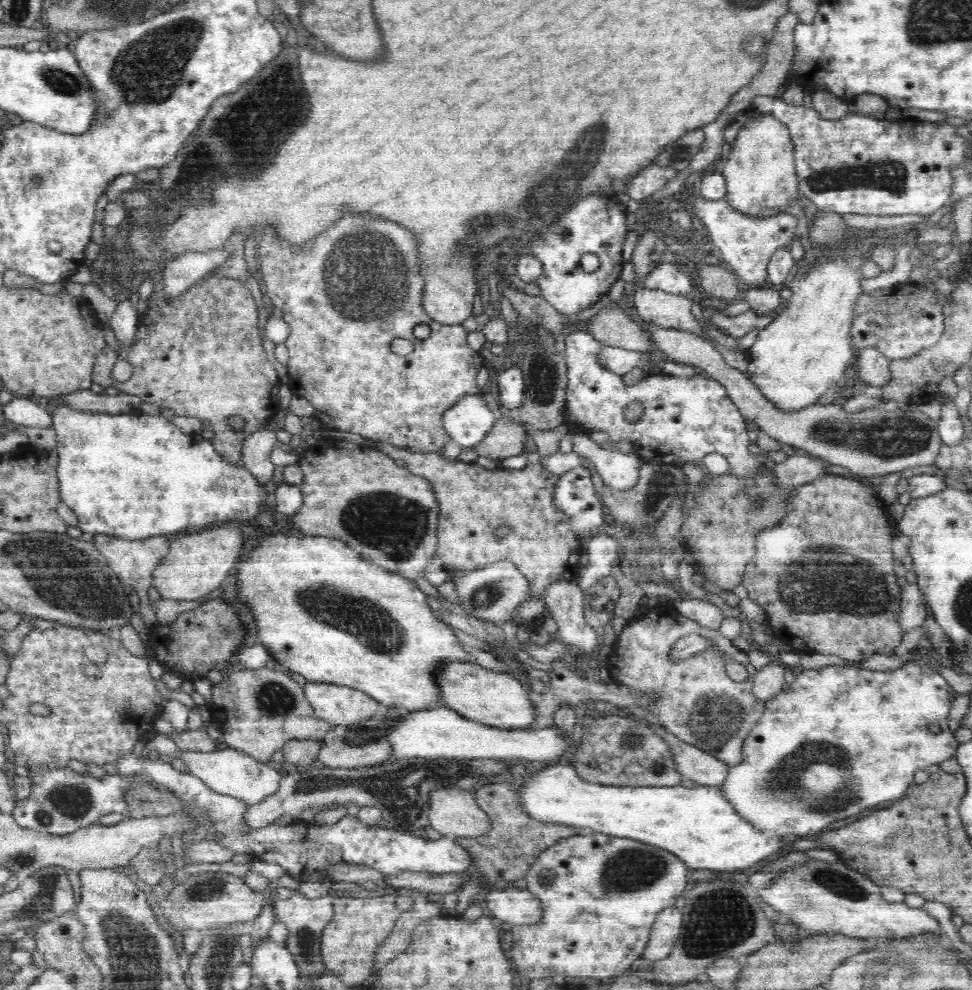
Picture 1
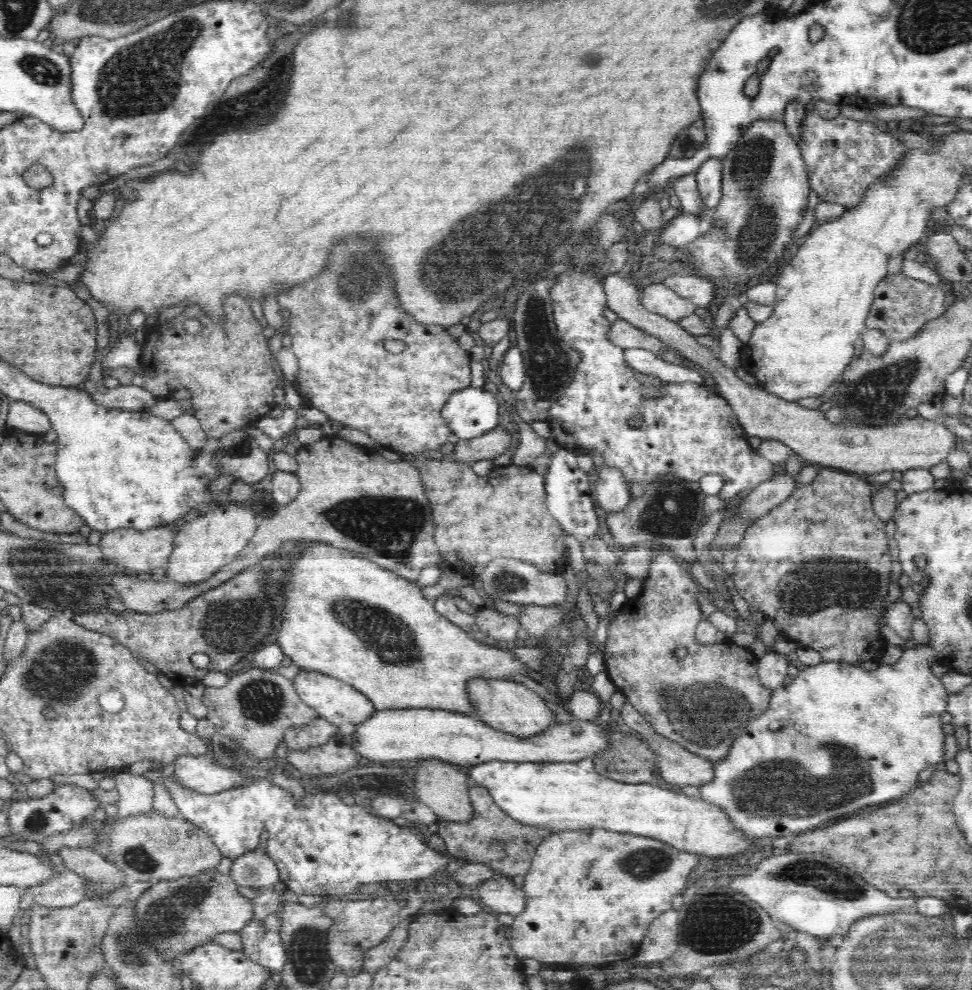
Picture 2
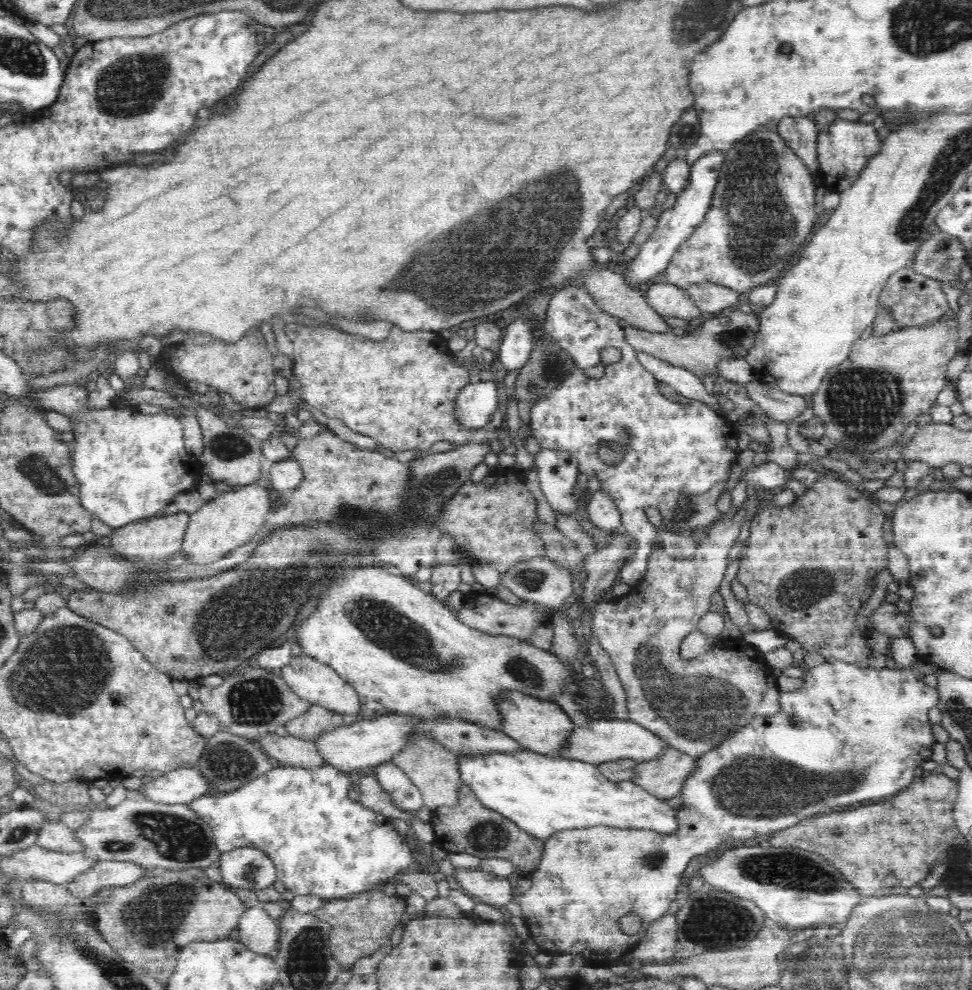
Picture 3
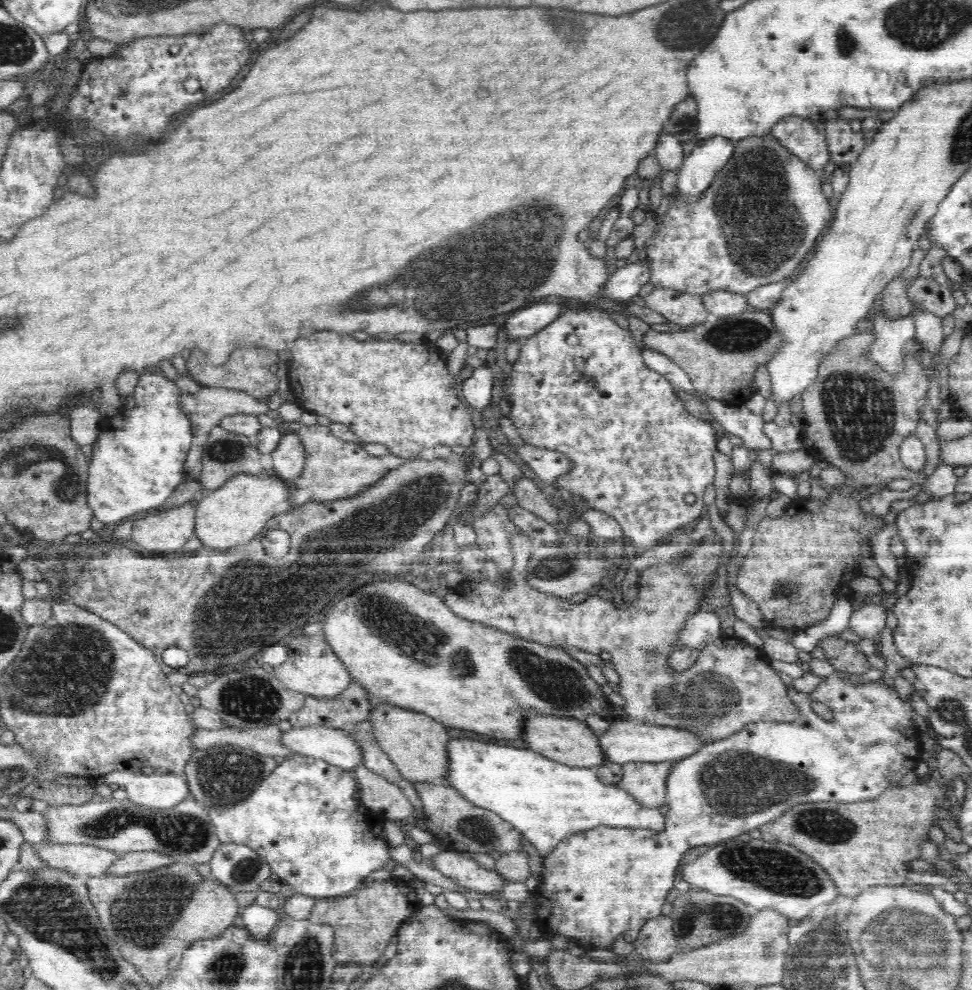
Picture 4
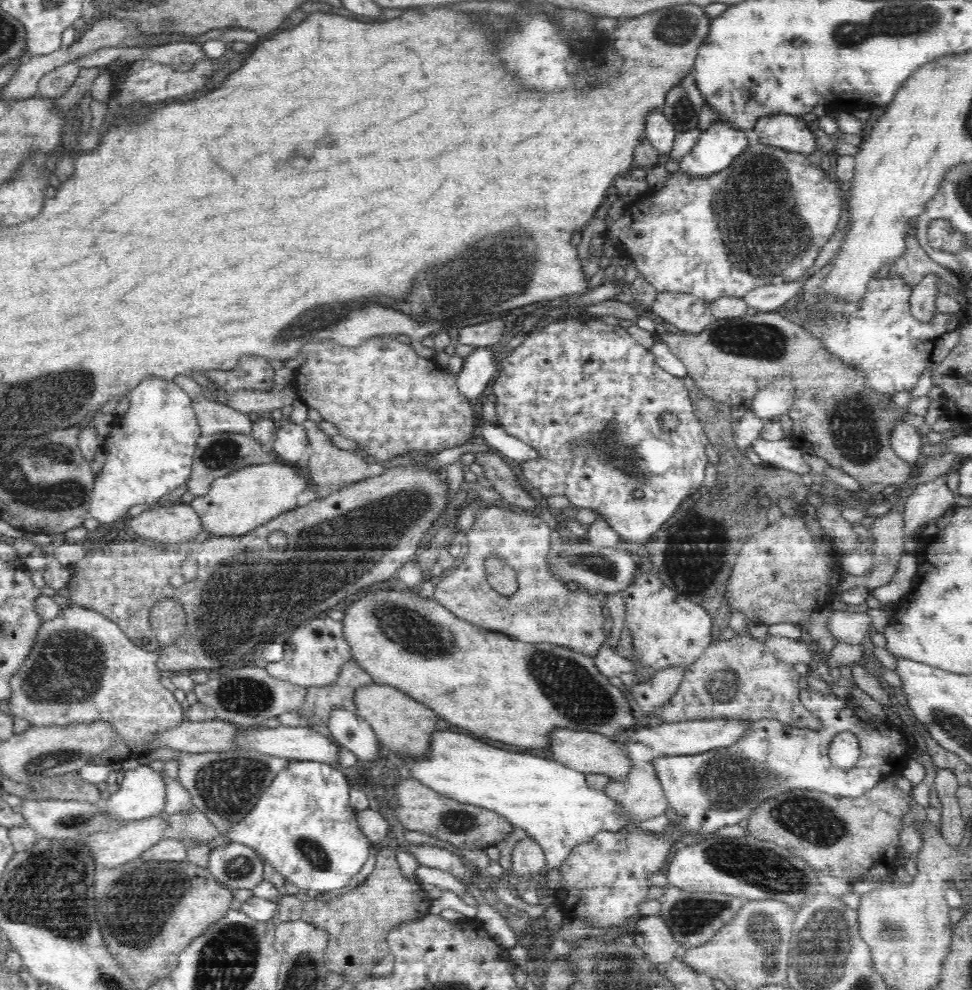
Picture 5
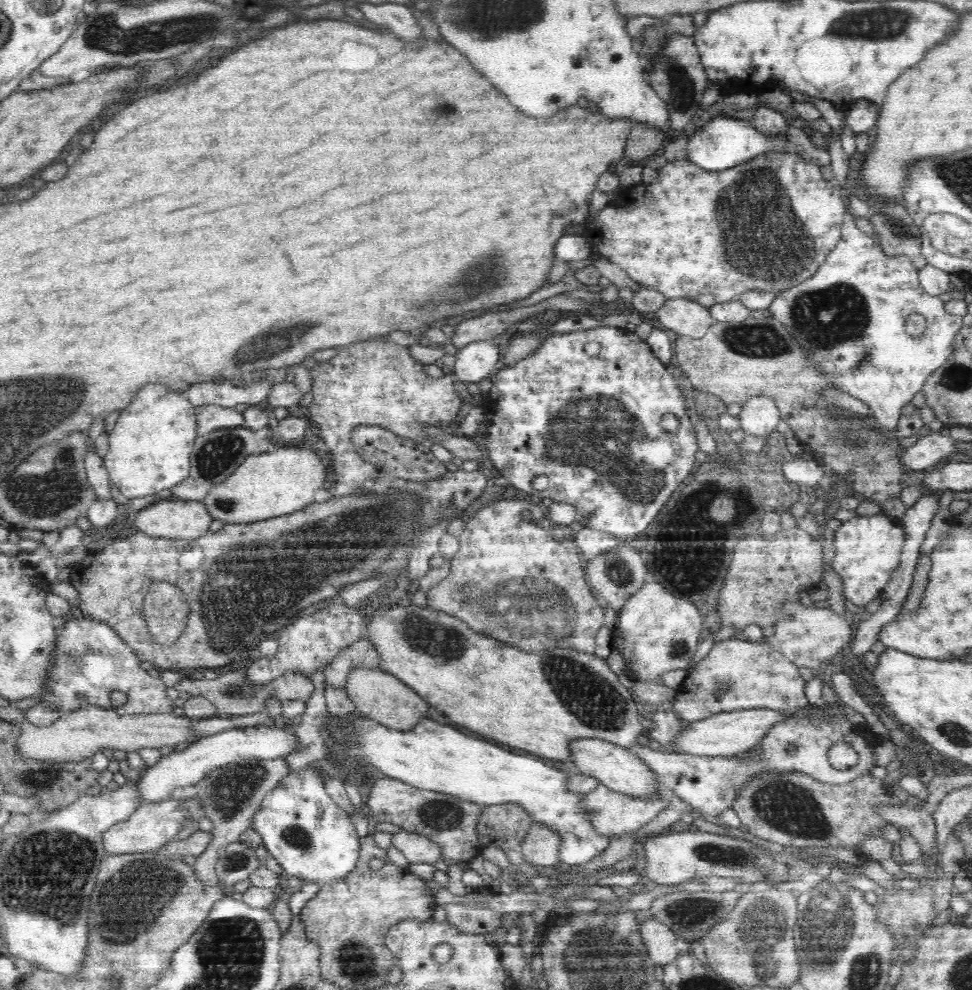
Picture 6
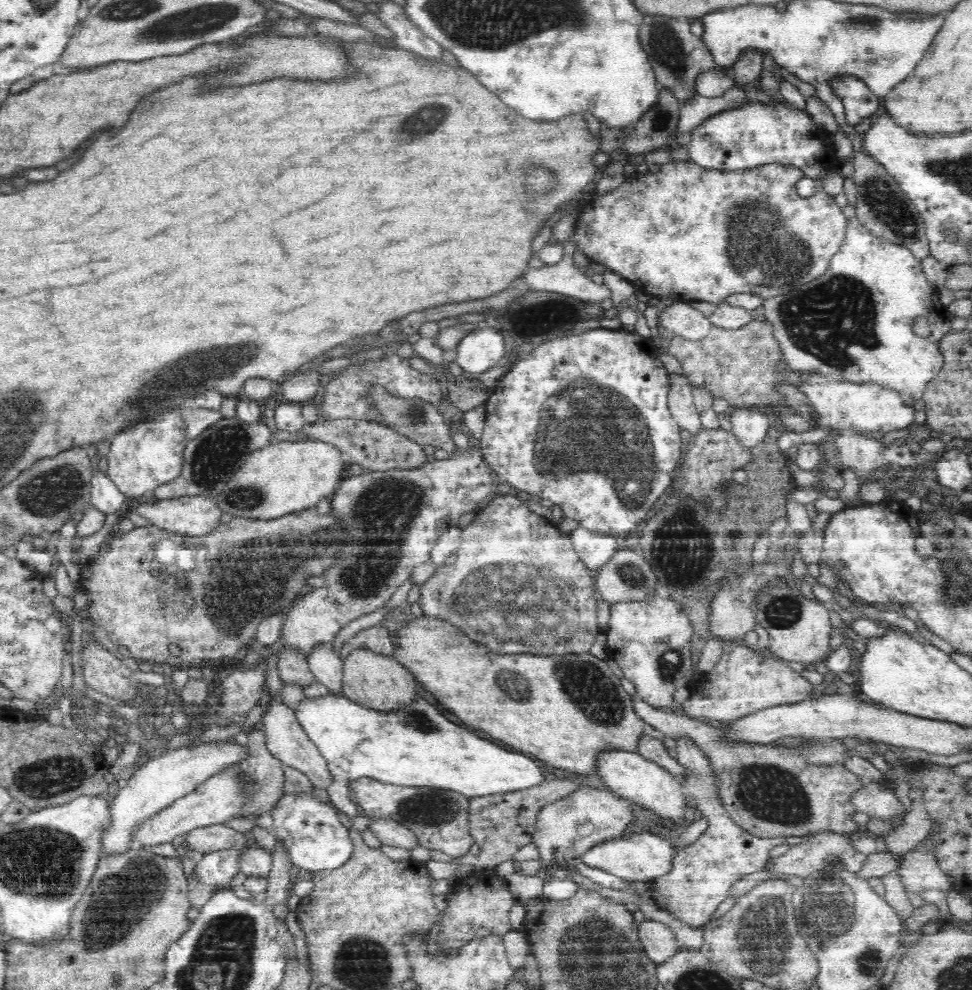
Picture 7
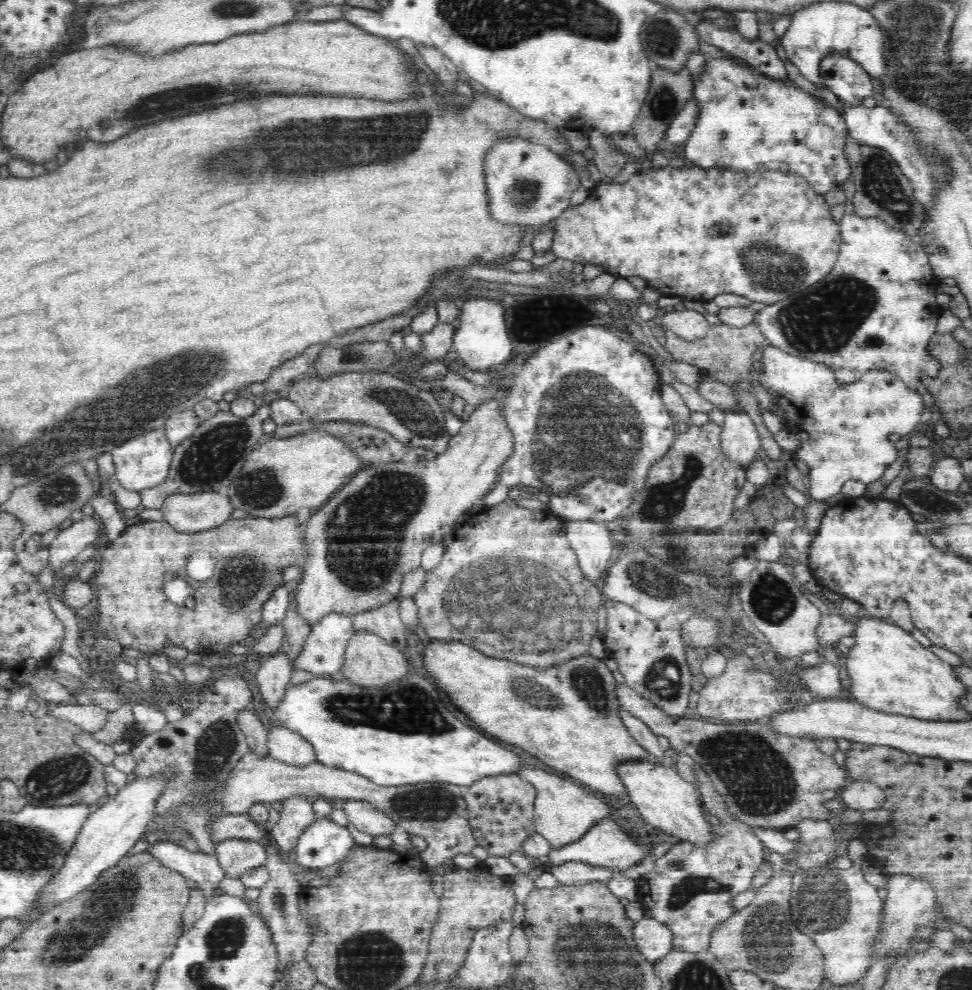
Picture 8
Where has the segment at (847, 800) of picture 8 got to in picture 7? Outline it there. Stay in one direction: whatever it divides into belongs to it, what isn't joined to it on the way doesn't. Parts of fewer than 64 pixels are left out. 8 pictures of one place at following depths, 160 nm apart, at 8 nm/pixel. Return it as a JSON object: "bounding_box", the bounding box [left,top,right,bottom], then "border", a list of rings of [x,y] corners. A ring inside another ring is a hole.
{"bounding_box":[852,781,904,820],"border":[[[866,781],[864,790],[854,794],[852,803],[858,812],[864,812],[869,817],[878,817],[882,820],[904,811],[894,791],[888,790],[879,782]]]}

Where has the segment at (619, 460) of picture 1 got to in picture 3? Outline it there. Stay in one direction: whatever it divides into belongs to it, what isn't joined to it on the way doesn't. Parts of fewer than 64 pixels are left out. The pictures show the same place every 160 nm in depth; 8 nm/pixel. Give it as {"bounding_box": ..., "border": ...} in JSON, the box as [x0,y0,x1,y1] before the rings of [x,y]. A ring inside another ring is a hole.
{"bounding_box":[587,489,621,531],"border":[[[599,489],[592,494],[587,505],[589,521],[602,531],[612,531],[621,528],[621,514],[617,509],[616,501],[608,491]]]}

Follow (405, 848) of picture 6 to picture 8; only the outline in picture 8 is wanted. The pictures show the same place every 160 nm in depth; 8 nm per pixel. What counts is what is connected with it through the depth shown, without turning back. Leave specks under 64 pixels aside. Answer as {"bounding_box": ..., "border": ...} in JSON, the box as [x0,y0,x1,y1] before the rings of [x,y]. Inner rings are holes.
{"bounding_box":[342,799,396,837],"border":[[[344,799],[342,810],[346,813],[349,822],[358,830],[373,837],[382,836],[382,834],[389,836],[396,828],[395,822],[385,812],[370,803]]]}

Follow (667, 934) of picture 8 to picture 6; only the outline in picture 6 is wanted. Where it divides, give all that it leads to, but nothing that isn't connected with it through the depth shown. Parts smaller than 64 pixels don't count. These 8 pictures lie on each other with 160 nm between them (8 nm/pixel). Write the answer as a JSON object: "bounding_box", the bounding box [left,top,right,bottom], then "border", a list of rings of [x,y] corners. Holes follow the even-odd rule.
{"bounding_box":[639,918,684,966],"border":[[[654,918],[642,922],[639,933],[647,948],[647,954],[657,965],[663,966],[672,962],[684,950],[676,940],[674,931]]]}

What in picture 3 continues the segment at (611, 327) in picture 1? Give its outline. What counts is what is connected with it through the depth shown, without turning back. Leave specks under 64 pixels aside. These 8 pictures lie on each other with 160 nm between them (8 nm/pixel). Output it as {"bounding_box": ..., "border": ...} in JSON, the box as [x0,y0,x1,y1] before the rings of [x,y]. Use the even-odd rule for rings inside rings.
{"bounding_box":[623,309,759,379],"border":[[[737,309],[726,316],[711,316],[705,318],[702,324],[687,335],[677,336],[648,332],[632,325],[623,328],[626,342],[637,351],[647,352],[660,360],[665,360],[674,366],[681,366],[690,372],[696,373],[700,379],[706,374],[720,377],[718,362],[720,360],[734,360],[745,358],[748,350],[754,345],[755,334],[758,333],[759,317],[754,310]]]}

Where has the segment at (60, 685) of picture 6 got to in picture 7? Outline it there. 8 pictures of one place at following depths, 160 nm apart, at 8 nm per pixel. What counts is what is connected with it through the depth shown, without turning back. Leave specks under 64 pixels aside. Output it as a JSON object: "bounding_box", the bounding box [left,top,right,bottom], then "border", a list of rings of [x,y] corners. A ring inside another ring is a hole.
{"bounding_box":[82,644,169,704],"border":[[[98,644],[86,646],[82,671],[86,678],[85,684],[90,688],[126,704],[138,698],[136,690],[140,684],[152,684],[157,687],[169,683],[165,676],[153,671],[132,672],[120,660],[116,660],[116,656],[112,656],[106,648]]]}

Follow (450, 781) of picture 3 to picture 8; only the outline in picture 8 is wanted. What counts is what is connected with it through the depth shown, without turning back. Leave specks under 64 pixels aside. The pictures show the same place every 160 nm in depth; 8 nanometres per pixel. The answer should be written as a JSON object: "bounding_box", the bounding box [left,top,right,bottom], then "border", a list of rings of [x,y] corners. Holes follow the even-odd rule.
{"bounding_box":[341,632,409,688],"border":[[[356,632],[348,640],[341,672],[344,680],[362,688],[384,688],[388,684],[400,683],[409,674],[407,661],[401,651],[384,642],[382,638],[366,632]]]}

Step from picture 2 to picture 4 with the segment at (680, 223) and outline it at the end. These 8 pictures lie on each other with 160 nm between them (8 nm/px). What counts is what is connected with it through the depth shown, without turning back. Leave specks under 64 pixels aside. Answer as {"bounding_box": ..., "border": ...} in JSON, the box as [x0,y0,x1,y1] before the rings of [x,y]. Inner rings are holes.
{"bounding_box":[604,139,735,304],"border":[[[710,139],[697,145],[677,171],[678,195],[683,203],[698,203],[702,194],[713,184],[719,170],[726,167],[734,155],[735,142]],[[642,258],[635,264],[628,264],[610,276],[604,286],[604,297],[628,304],[637,299],[637,293],[650,278],[649,260]]]}

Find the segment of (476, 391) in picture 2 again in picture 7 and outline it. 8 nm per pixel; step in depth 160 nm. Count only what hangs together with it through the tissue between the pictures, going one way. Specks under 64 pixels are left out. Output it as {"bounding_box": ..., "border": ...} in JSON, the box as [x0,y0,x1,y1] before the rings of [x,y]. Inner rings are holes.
{"bounding_box":[455,323,506,376],"border":[[[480,323],[458,343],[455,361],[464,371],[478,376],[503,363],[504,354],[506,346],[502,334],[497,329]]]}

